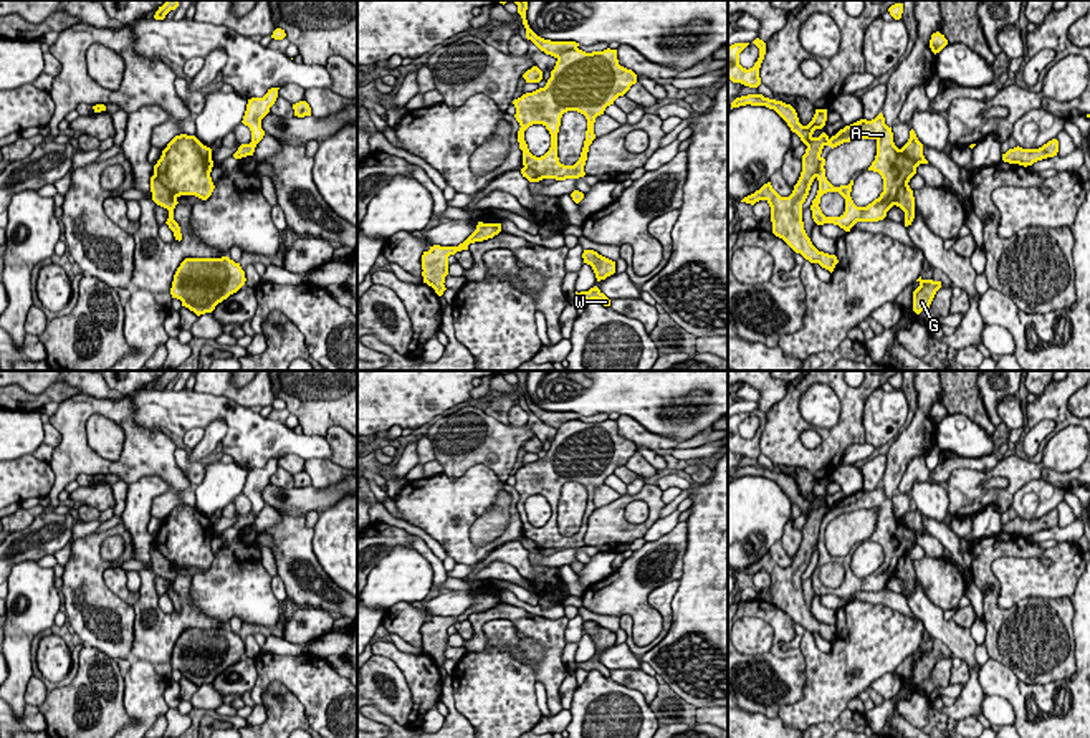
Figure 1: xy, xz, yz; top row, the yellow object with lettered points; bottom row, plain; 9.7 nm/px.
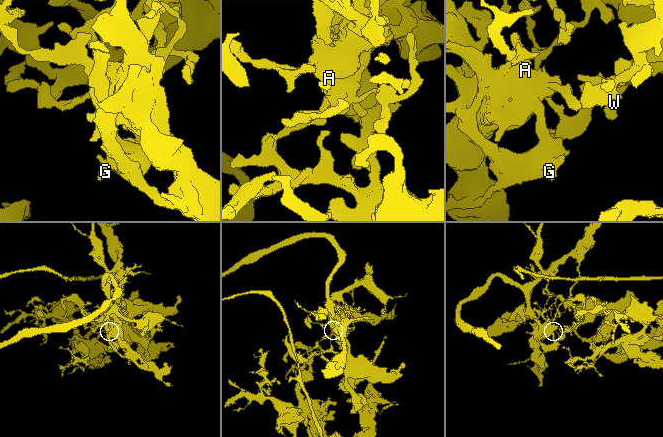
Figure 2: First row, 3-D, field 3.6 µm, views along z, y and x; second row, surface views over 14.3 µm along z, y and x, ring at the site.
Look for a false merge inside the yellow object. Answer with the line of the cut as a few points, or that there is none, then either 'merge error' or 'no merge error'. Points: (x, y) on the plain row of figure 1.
cut yz (907, 553), (898, 560), (893, 575); merge error

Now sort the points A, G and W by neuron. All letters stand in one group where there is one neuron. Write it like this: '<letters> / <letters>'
A / G W

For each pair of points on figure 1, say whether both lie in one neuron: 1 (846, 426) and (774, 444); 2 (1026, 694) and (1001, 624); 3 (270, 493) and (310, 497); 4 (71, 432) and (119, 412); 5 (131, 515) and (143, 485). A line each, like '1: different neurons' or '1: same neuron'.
1: same neuron
2: different neurons
3: same neuron
4: same neuron
5: same neuron

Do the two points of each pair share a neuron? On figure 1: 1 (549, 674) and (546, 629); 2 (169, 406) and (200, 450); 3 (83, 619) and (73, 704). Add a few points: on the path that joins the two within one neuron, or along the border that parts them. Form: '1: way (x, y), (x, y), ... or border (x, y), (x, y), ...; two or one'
1: way (551, 662), (551, 641); one
2: border (229, 426), (222, 421), (212, 421), (204, 429); two
3: border (85, 644), (95, 646), (116, 661); two

